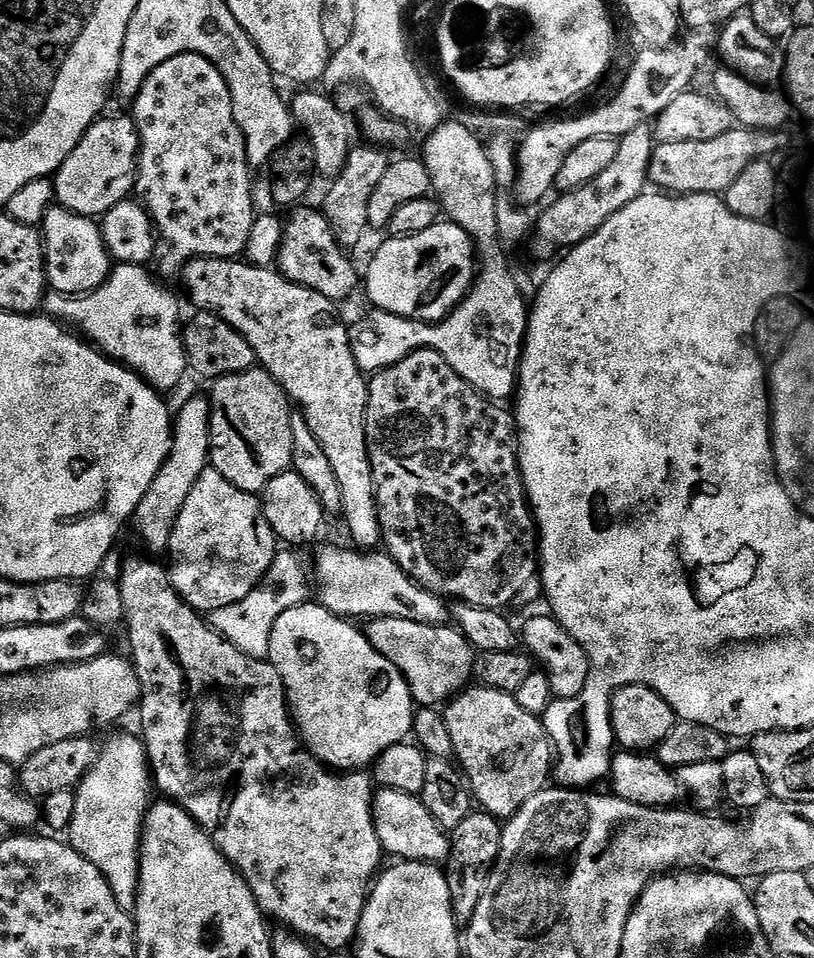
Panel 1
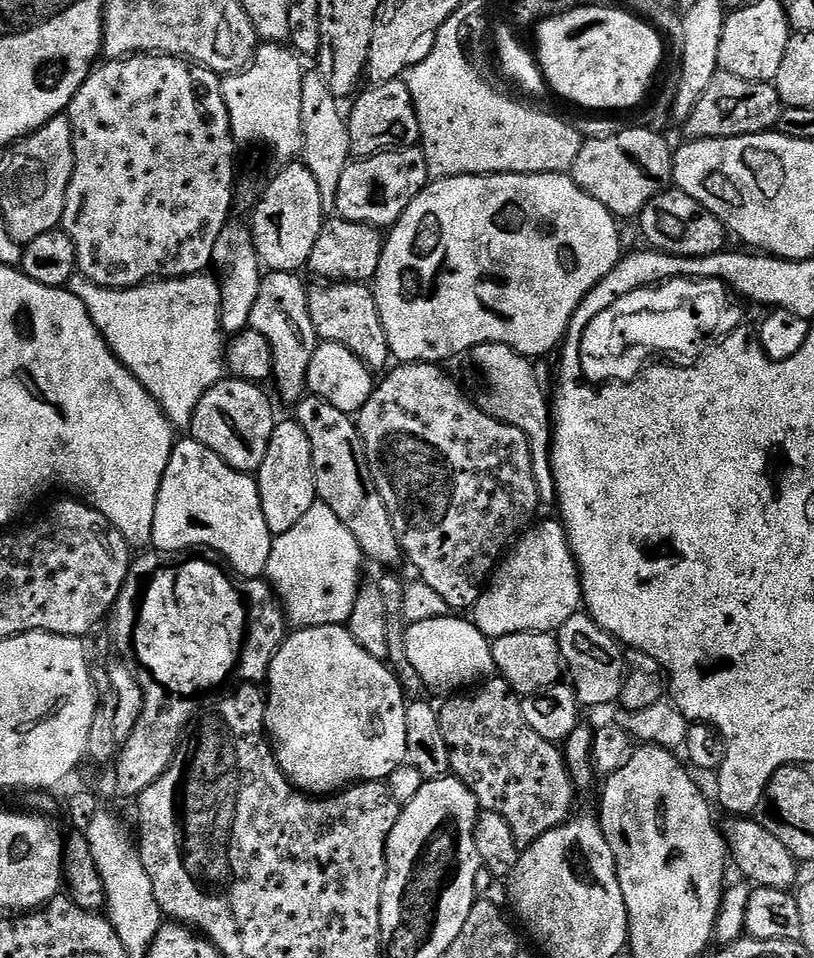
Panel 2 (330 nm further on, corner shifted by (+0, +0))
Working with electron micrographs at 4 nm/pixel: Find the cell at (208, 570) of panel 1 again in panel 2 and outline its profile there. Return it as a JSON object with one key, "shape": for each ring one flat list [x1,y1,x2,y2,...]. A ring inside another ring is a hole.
{"shape":[[194,438,177,439,154,506,151,547,157,552,187,552,209,547,228,561,240,578,260,578,268,571,273,535,262,514,255,475,234,470,214,450]]}

